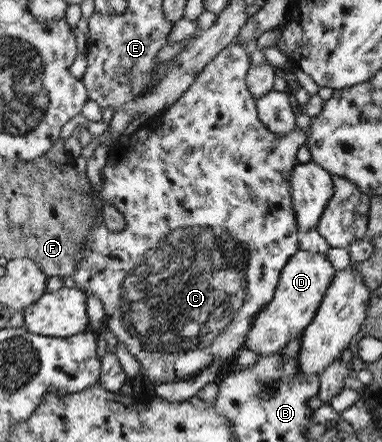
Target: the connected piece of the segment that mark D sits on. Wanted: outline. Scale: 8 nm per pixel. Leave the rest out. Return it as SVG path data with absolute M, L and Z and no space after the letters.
M299 250L289 264L281 272L281 279L278 280L277 291L274 292L273 300L265 305L264 311L253 321L249 335L246 336L246 345L254 353L270 355L281 351L289 344L289 341L296 339L304 333L305 329L313 323L317 309L321 307L329 285L333 283L336 271L332 263L324 253Z

